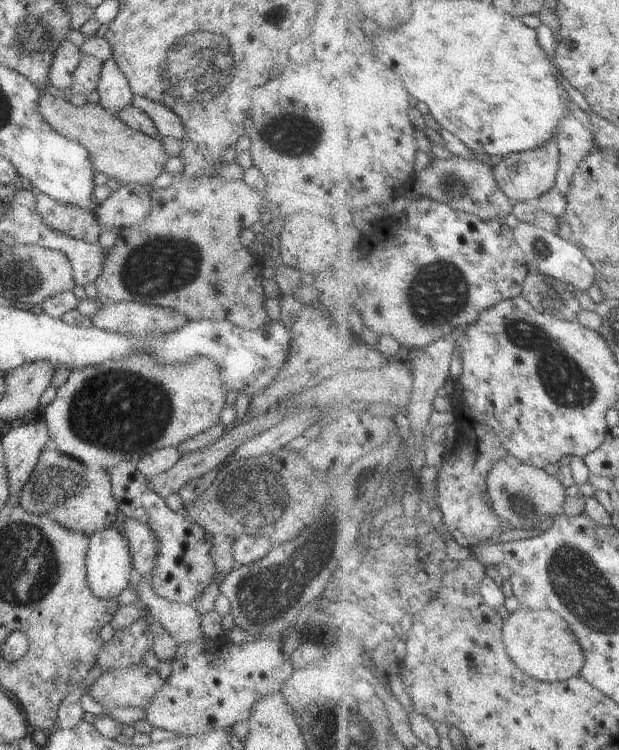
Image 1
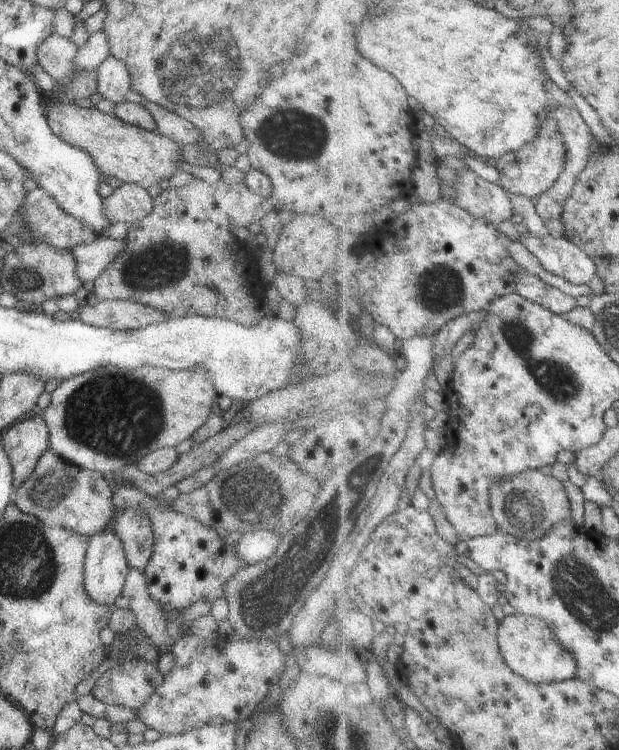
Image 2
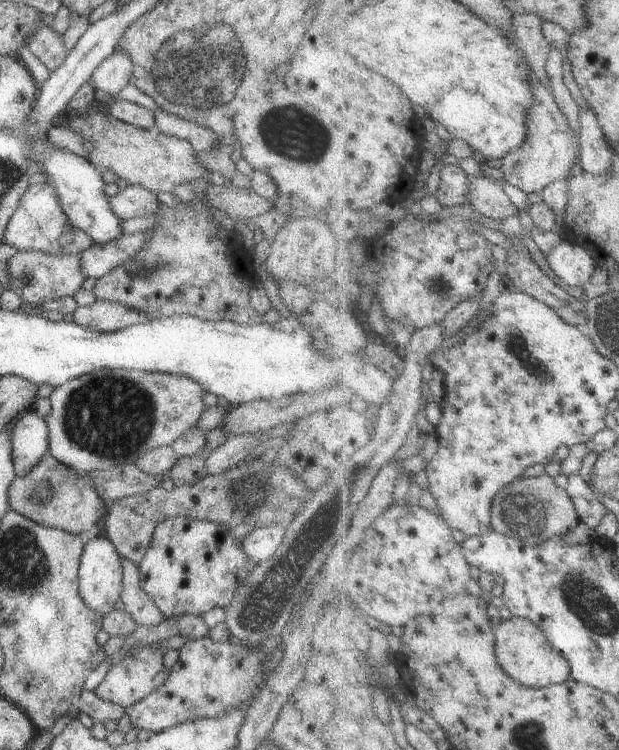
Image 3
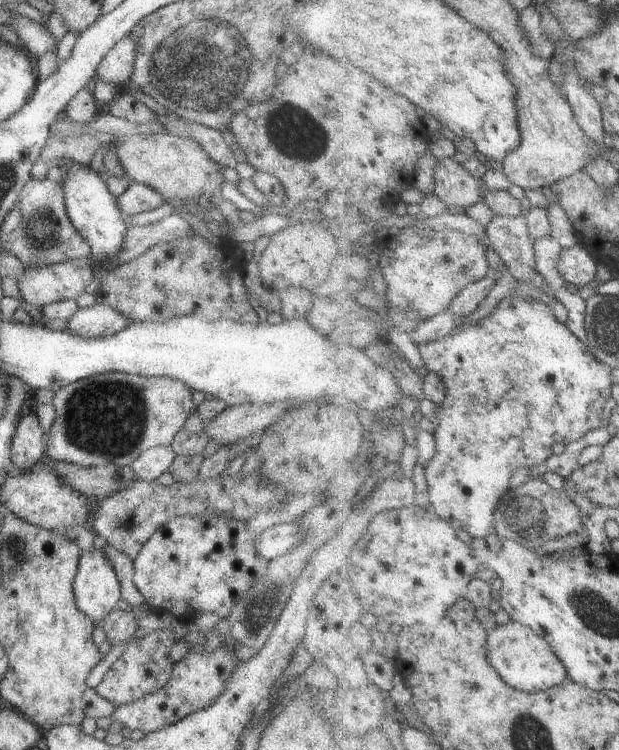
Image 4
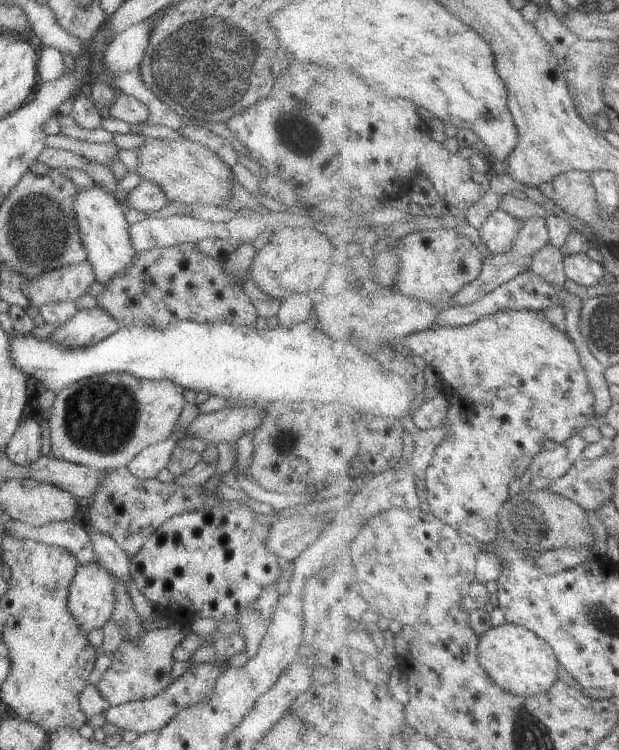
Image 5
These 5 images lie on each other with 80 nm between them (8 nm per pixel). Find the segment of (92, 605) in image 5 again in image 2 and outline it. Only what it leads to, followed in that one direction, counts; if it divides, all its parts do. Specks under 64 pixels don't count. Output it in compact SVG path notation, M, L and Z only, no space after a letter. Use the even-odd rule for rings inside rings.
M103 529L90 537L86 556L84 556L84 590L94 602L102 606L114 605L121 596L124 582L128 577L128 570L130 570L129 563L117 534Z

